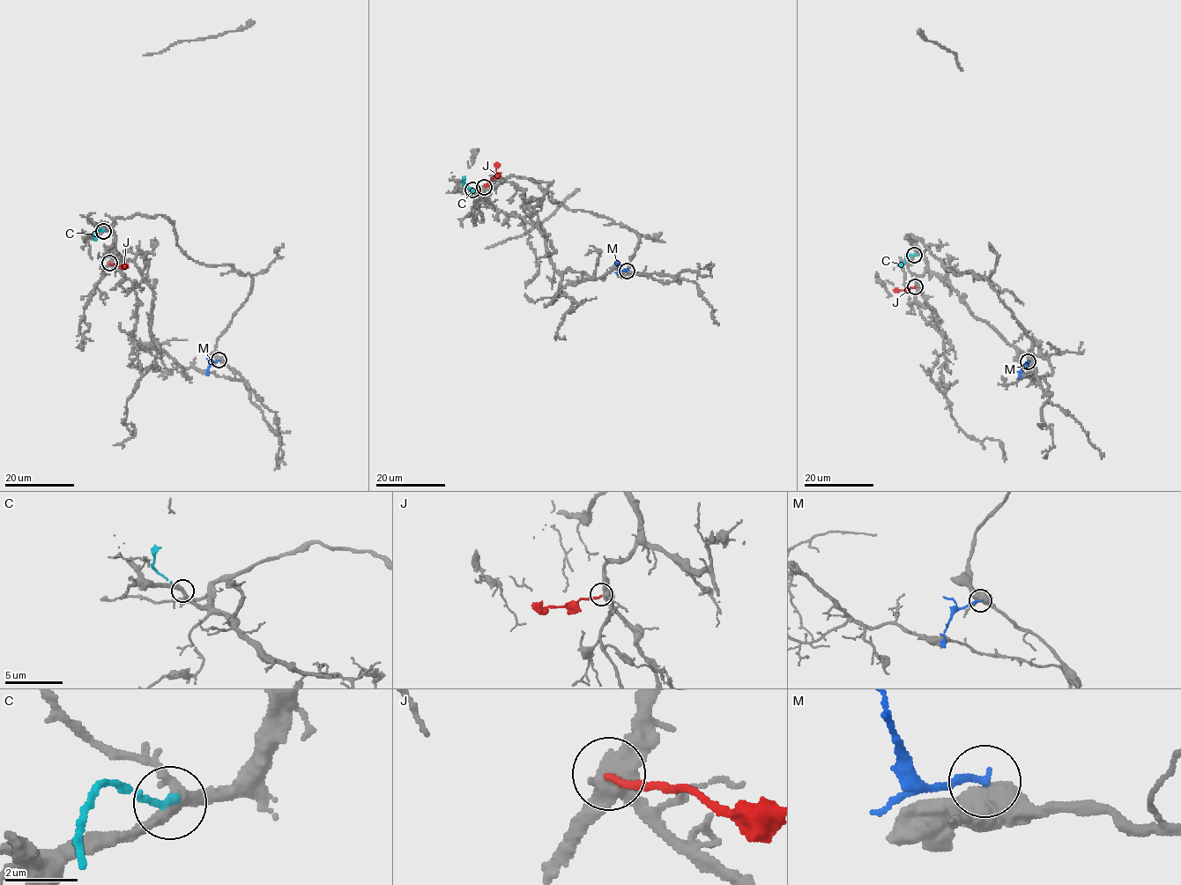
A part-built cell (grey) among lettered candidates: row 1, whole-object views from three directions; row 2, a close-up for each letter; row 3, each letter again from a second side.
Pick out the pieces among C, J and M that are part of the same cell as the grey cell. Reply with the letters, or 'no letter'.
no letter

